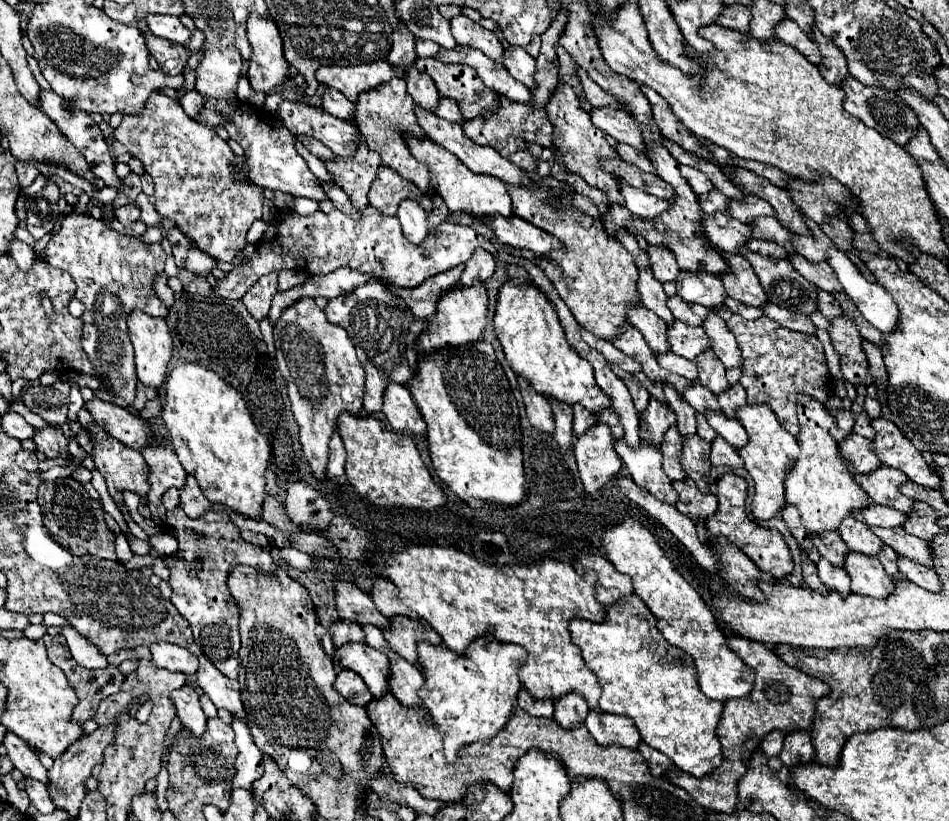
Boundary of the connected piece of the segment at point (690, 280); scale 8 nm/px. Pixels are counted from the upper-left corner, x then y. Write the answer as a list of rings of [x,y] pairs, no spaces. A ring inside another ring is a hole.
[[[689,271],[679,273],[677,295],[683,301],[689,299],[689,303],[699,303],[709,309],[721,307],[727,299],[727,293],[723,291],[723,283],[719,277],[707,273],[689,273]]]

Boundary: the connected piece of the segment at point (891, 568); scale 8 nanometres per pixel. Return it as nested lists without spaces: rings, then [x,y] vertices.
[[[883,547],[883,555],[879,555],[879,561],[883,563],[883,569],[895,579],[895,581],[899,581],[899,579],[903,579],[903,575],[901,575],[901,571],[897,571],[899,567],[897,567],[897,559],[899,559],[899,555],[891,549],[891,547]]]

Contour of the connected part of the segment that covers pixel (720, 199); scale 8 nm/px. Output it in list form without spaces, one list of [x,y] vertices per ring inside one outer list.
[[[715,189],[715,191],[711,191],[709,195],[699,195],[699,203],[701,203],[703,213],[709,217],[709,215],[713,215],[713,213],[717,213],[717,211],[727,211],[729,199],[723,197],[723,195]]]

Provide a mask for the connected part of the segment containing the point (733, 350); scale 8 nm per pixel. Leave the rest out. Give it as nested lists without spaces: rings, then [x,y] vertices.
[[[711,313],[705,321],[703,327],[711,339],[711,349],[713,353],[719,357],[719,361],[725,365],[725,369],[735,369],[741,367],[741,359],[739,359],[739,347],[737,341],[733,337],[733,333],[727,329],[725,321],[717,315]]]

